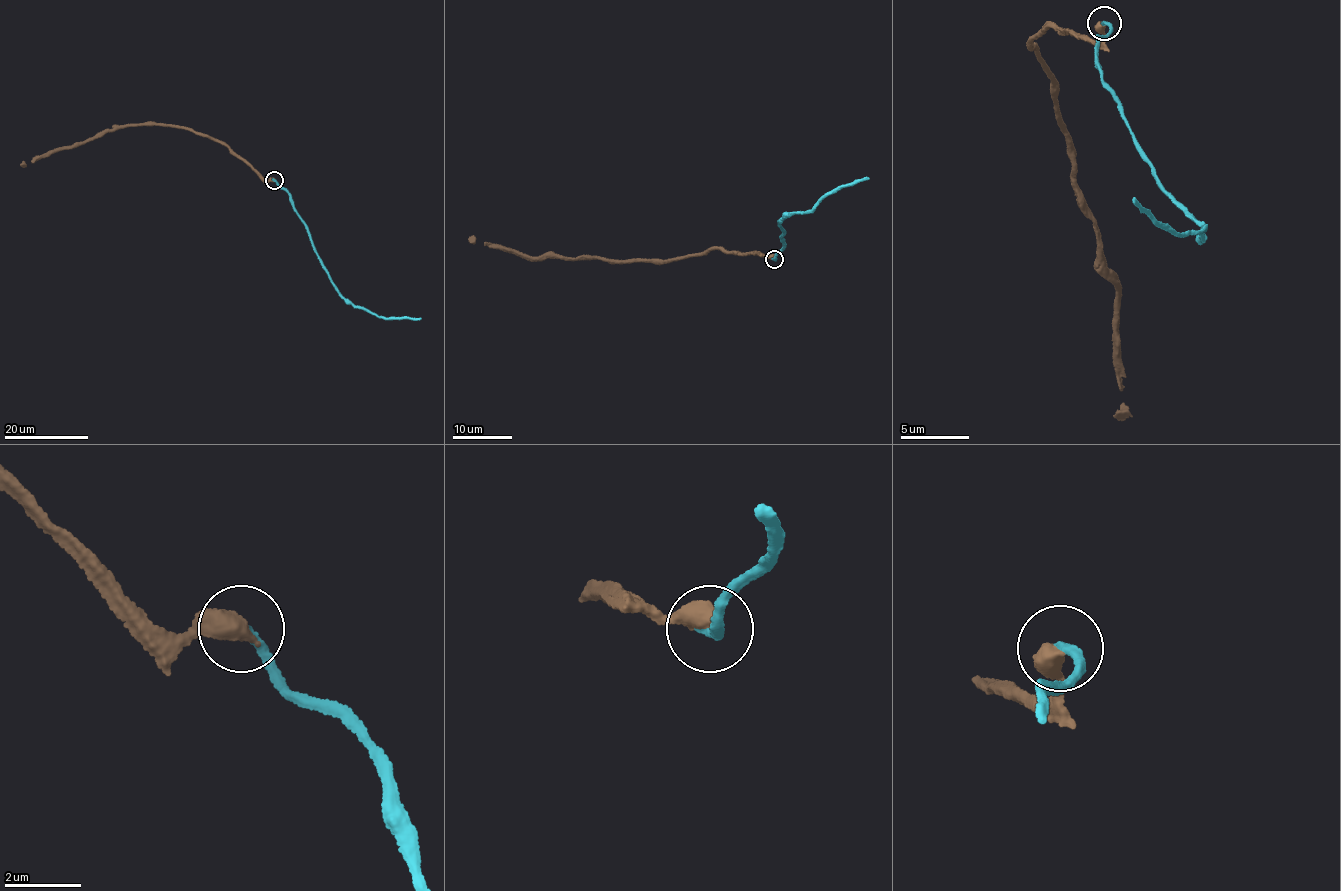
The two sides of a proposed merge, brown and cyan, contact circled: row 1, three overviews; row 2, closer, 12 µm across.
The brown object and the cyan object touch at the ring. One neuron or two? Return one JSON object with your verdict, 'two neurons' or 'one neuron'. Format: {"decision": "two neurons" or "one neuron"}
{"decision": "one neuron"}

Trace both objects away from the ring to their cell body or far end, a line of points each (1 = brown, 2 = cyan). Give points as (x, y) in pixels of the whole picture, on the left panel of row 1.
1: (274, 180), (266, 180), (223, 144), (184, 128), (157, 124), (105, 132), (46, 153), (26, 165), (20, 165)
2: (274, 180), (288, 193), (294, 210), (304, 224), (312, 245), (341, 296), (378, 316), (420, 318)

